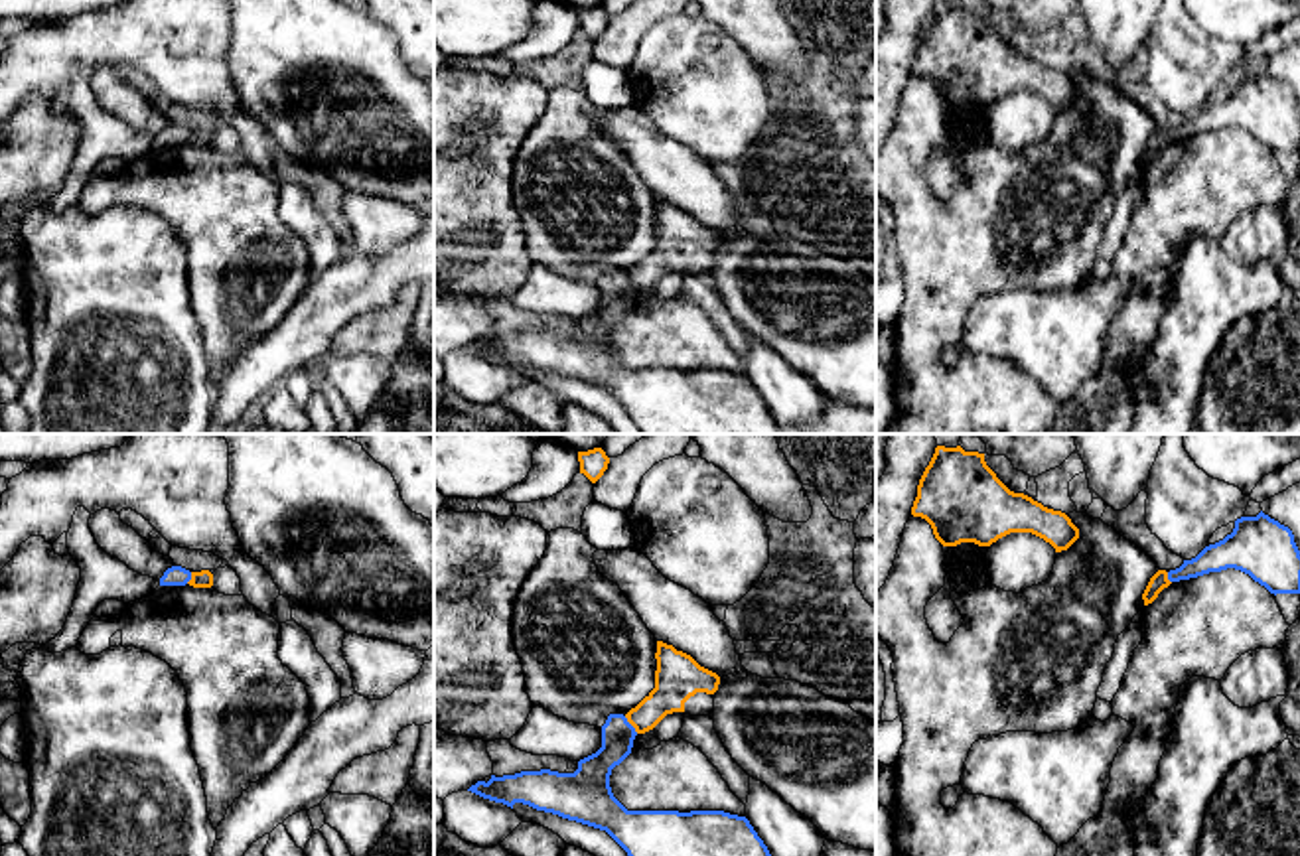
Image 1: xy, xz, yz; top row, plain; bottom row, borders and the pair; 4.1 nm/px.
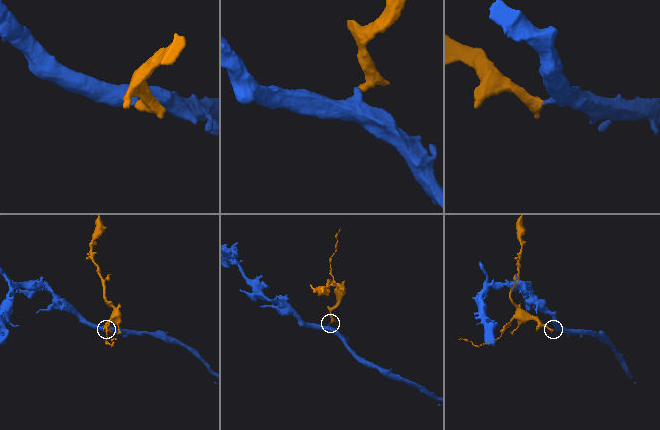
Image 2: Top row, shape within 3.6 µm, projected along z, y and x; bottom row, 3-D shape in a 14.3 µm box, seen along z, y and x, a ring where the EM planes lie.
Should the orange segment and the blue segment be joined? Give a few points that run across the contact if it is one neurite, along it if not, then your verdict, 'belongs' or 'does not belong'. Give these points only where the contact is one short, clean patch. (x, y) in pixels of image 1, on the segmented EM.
line xz (624, 716), (638, 732); does not belong

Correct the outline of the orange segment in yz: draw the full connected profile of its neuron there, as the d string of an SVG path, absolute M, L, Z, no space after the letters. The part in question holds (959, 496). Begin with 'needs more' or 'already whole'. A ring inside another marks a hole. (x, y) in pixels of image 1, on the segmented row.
already whole; M961 446L935 448L911 515L925 519L943 546L990 546L1010 533L1032 533L1061 552L1079 538L1079 529L1065 513L1010 491L986 465L984 454Z

